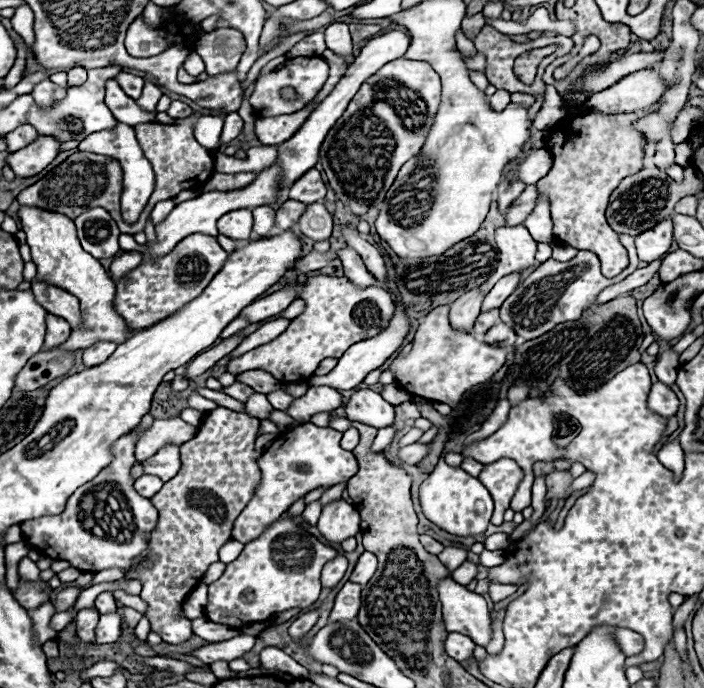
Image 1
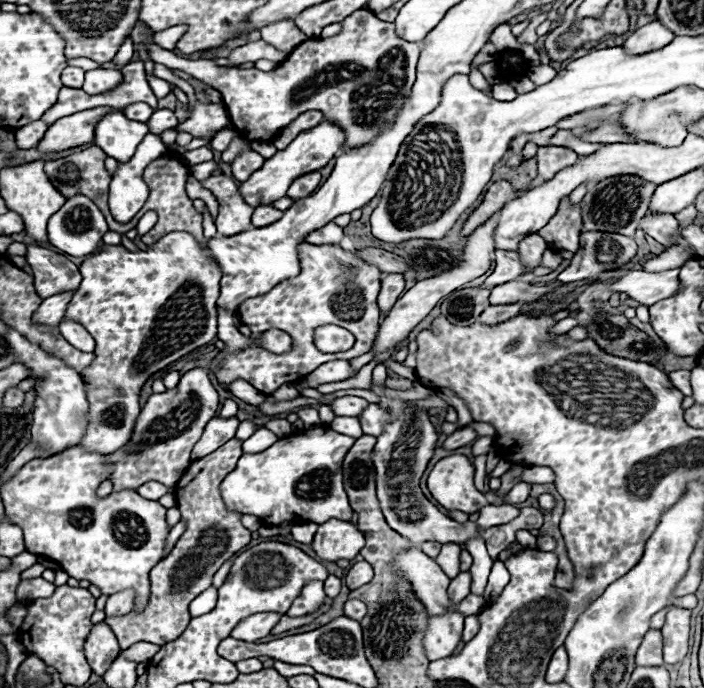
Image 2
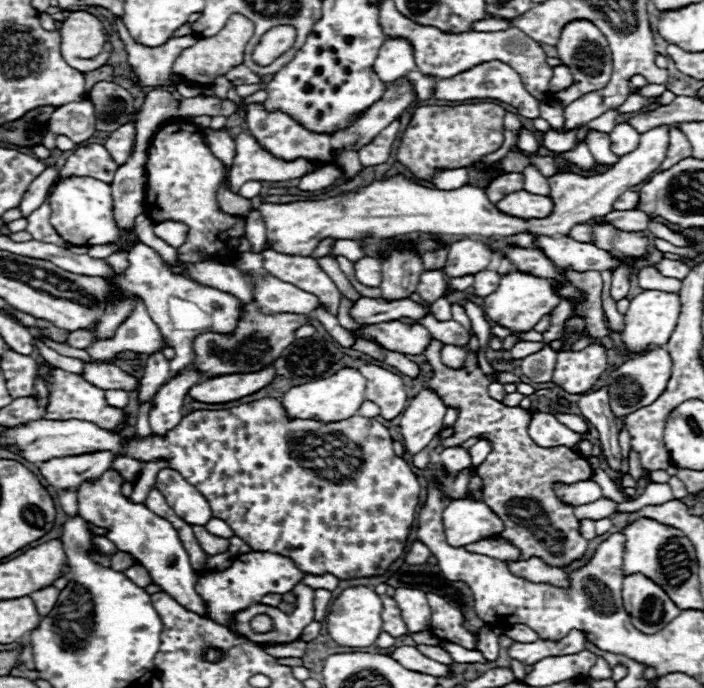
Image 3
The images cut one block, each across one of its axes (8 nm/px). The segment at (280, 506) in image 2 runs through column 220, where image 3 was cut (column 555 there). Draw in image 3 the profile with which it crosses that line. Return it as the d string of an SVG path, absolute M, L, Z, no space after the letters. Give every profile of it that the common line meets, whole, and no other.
M588 480L588 482L576 482L576 484L554 484L554 490L558 494L558 498L570 506L582 506L582 504L590 504L602 498L602 490L596 482Z

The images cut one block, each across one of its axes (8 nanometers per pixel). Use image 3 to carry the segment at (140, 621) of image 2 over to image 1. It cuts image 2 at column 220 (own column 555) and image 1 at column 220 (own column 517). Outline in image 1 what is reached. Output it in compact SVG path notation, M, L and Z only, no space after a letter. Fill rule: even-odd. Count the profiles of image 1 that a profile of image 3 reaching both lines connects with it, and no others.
M222 406L206 412L196 436L180 446L182 466L178 474L172 480L164 482L164 486L150 498L158 508L158 524L150 532L146 550L134 560L134 566L126 570L126 576L142 582L142 598L148 602L146 616L150 618L152 630L160 632L162 640L168 644L182 644L192 638L190 620L178 616L180 608L192 588L200 582L208 566L212 562L218 562L218 550L230 540L234 520L256 494L256 486L260 484L260 470L256 466L256 458L260 456L260 452L254 452L258 426L258 418L250 418L248 414L234 414L232 410ZM148 560L150 566L142 568Z

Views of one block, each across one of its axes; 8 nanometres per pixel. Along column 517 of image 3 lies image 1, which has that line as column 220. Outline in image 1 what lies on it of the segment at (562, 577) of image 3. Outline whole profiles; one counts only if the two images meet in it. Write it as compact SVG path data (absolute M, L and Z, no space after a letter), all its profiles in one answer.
M212 562L212 564L208 566L208 570L206 570L206 574L204 574L202 582L210 584L212 580L218 580L218 578L222 576L222 570L224 570L224 568L226 568L226 564L224 564L224 562Z

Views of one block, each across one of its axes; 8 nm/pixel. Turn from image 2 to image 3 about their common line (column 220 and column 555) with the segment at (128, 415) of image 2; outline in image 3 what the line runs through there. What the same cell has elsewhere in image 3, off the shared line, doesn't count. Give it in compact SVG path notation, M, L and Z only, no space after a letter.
M504 248L504 256L514 262L514 268L522 272L530 272L540 278L556 278L556 270L552 262L538 248Z

